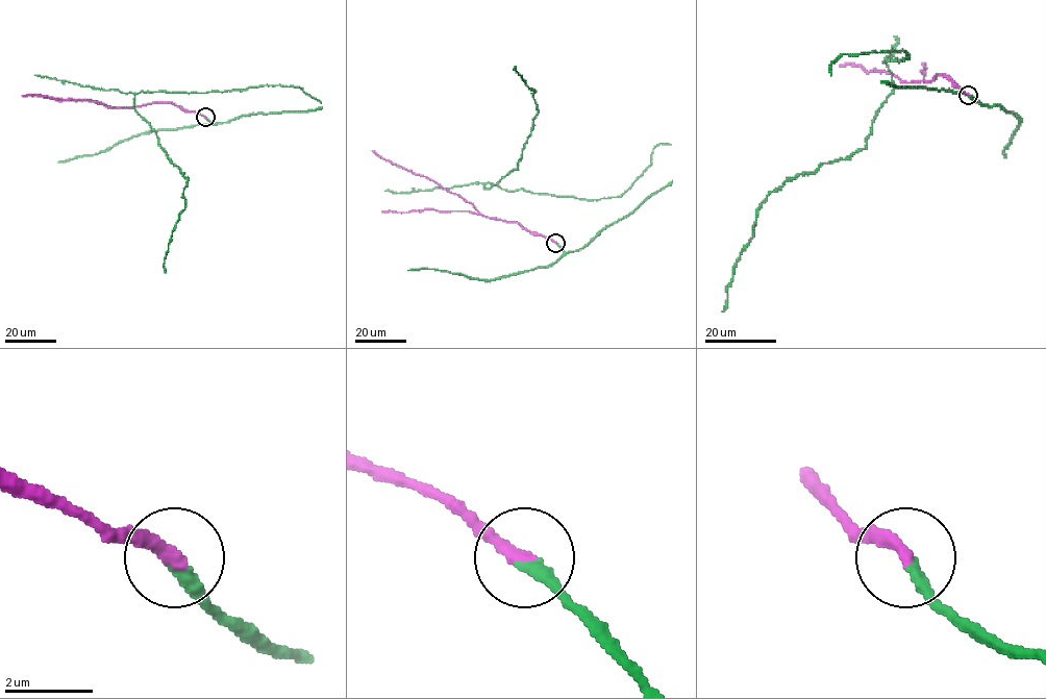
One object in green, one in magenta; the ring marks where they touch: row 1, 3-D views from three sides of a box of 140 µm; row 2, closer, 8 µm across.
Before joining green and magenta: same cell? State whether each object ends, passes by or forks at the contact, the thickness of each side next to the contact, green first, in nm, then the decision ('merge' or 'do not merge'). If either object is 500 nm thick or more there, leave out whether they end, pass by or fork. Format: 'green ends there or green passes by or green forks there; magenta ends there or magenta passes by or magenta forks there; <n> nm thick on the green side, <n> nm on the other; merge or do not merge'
green ends there; magenta ends there; 320 nm thick on the green side, 320 nm on the other; merge

